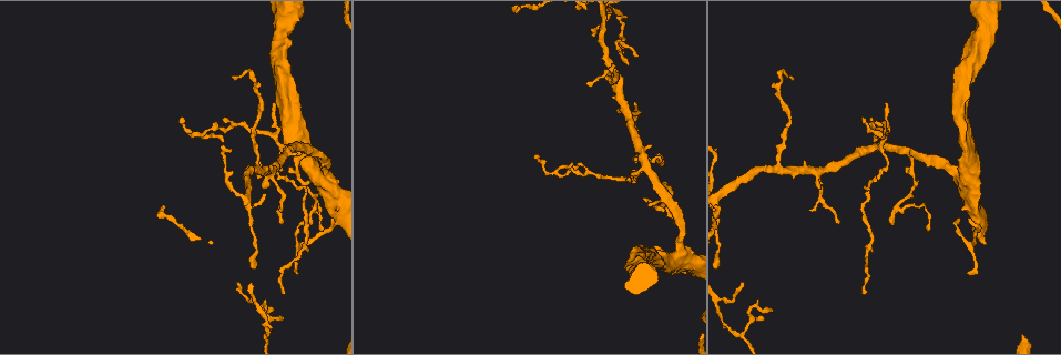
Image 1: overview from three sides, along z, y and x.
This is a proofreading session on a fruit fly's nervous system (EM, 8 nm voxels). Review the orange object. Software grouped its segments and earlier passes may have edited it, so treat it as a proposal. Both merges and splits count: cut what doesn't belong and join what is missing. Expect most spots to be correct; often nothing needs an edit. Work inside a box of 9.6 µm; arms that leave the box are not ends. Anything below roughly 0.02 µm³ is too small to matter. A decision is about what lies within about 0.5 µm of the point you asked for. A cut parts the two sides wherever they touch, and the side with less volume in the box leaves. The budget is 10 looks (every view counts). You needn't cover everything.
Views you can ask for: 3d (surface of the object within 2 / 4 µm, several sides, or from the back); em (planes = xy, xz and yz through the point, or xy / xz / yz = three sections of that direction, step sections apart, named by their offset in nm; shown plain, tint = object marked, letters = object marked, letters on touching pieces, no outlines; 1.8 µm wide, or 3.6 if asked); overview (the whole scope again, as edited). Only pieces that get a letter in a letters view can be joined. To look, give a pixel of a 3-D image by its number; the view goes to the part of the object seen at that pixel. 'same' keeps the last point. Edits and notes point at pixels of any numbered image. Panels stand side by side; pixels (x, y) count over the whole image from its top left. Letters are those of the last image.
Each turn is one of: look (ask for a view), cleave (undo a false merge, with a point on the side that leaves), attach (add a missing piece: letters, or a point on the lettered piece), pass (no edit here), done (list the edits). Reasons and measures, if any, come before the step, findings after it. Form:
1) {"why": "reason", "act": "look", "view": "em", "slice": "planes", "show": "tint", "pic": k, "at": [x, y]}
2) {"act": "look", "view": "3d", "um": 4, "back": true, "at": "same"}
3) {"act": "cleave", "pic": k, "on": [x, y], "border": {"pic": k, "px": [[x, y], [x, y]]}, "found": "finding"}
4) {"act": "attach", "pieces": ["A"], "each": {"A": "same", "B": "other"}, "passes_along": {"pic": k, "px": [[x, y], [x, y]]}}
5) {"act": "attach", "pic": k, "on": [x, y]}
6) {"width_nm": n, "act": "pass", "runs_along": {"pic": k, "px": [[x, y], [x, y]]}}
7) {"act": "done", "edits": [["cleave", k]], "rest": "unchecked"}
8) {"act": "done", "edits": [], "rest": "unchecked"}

{"why": "free end", "act": "look", "view": "em", "um": 3.6, "slice": "yz", "step": 8, "show": "letters", "pic": 1, "at": [873, 122]}

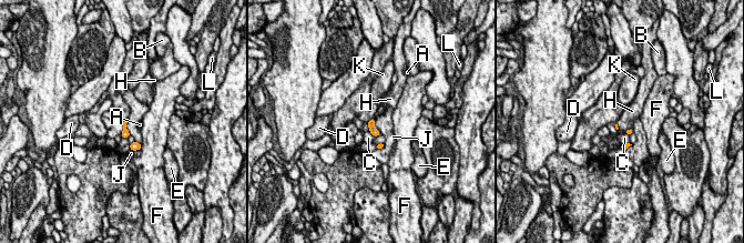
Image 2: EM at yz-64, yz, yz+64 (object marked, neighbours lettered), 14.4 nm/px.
{"why": "cut it another way", "act": "look", "view": "em", "um": 3.6, "slice": "planes", "show": "letters", "at": "same"}

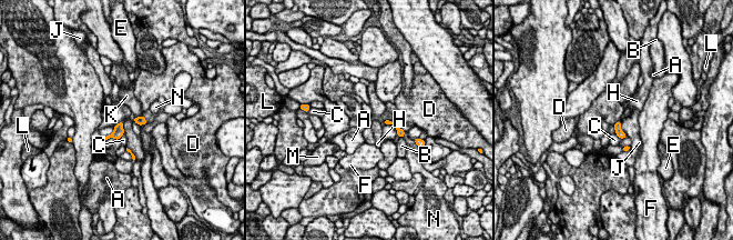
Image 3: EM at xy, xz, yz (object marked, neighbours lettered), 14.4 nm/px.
{"width_nm": 70, "act": "pass", "each": {"A": "other", "B": "other", "C": "other", "D": "other", "E": "other", "F": "other", "H": "other", "J": "other", "K": "other", "L": "other", "M": "other", "N": "other"}, "border": {"pic": 3, "px": [[126, 147], [135, 159]]}, "found": "no lettered piece goes on from it"}

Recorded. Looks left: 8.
{"why": "thin end", "act": "look", "view": "3d", "um": 2, "pic": 1, "at": [741, 284]}

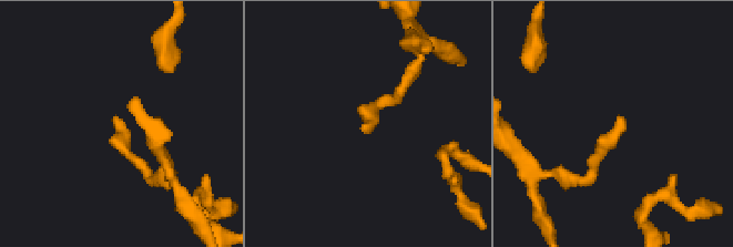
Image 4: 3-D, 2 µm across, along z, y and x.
{"why": "shape alone is not enough", "act": "look", "view": "em", "slice": "planes", "show": "tint", "pic": 4, "at": [366, 132]}

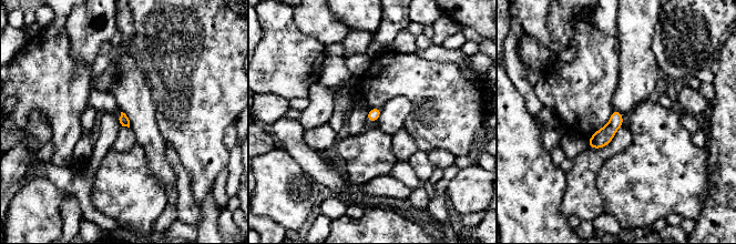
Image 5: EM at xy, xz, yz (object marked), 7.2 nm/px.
{"why": "what lies round it", "act": "look", "view": "em", "slice": "planes", "show": "letters", "at": "same"}

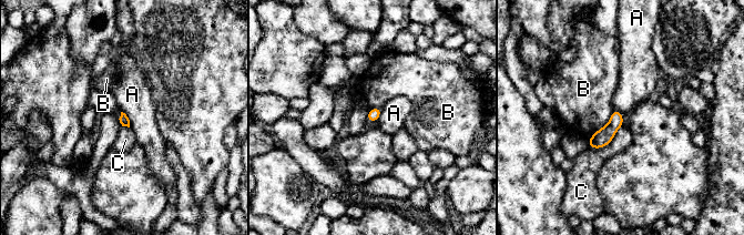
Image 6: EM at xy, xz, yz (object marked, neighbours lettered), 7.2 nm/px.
{"act": "pass", "each": {"A": "other", "B": "other", "C": "other"}, "found": "none of them fits"}

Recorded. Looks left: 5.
{"why": "tapers out", "act": "look", "view": "em", "slice": "planes", "show": "tint", "pic": 1, "at": [587, 85]}

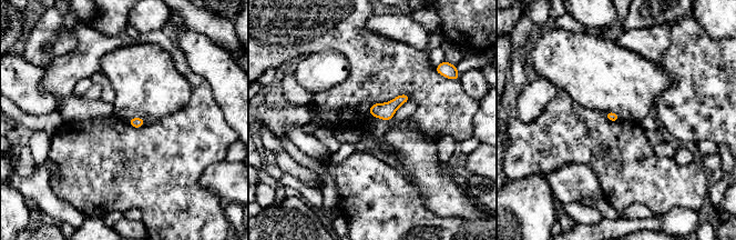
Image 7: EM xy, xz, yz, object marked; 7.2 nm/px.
{"why": "what lies round it", "act": "look", "view": "em", "slice": "planes", "show": "letters", "at": "same"}

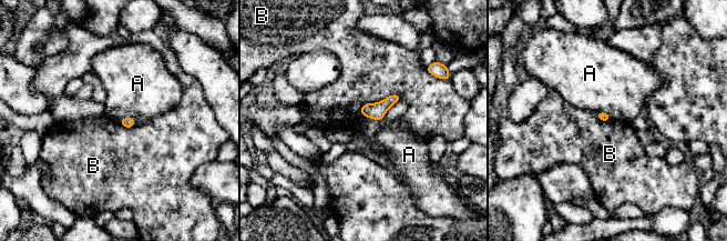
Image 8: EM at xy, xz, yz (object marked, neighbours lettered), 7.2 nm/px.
{"width_nm": 70, "act": "pass", "each": {"A": "other", "B": "other"}, "border": {"pic": 8, "px": [[361, 116], [376, 120], [382, 119]]}, "found": "none of them fits"}

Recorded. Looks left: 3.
{"why": "free end", "act": "look", "view": "3d", "um": 4, "pic": 1, "at": [862, 292]}

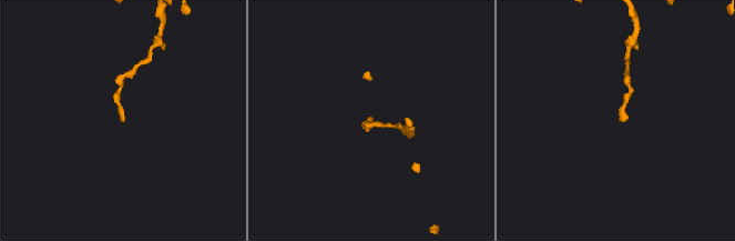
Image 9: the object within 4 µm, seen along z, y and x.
{"act": "look", "view": "em", "slice": "planes", "show": "letters", "pic": 9, "at": [124, 118]}

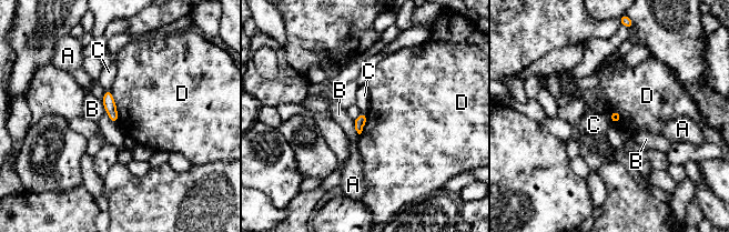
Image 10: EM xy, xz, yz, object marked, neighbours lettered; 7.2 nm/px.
{"width_nm": 80, "act": "pass", "each": {"A": "other", "B": "other", "C": "other", "D": "other"}, "border": {"pic": 10, "px": [[110, 90], [115, 104], [118, 122]]}, "found": "no lettered piece goes on from it"}

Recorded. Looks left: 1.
{"act": "done", "edits": [], "rest": "unchecked"}

